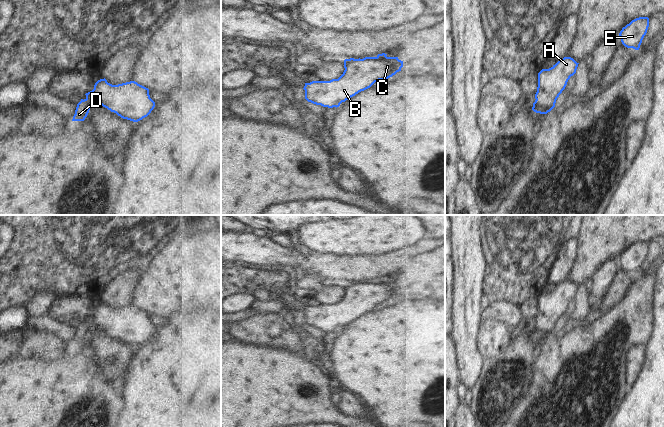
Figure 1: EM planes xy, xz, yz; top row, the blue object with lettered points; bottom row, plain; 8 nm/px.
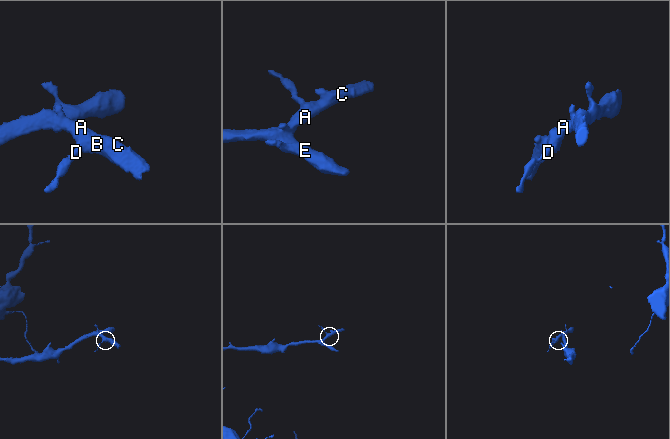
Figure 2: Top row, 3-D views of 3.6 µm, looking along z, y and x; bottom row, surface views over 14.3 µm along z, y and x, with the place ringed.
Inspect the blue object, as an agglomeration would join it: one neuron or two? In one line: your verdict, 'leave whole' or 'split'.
leave whole

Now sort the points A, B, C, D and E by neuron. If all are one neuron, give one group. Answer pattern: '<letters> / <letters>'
A B C D E

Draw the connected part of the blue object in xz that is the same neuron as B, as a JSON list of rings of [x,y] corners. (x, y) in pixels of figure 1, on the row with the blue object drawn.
[[[378,54],[376,57],[365,57],[363,59],[345,59],[344,72],[338,79],[330,81],[312,81],[305,83],[305,99],[316,105],[333,108],[339,107],[342,102],[350,99],[361,91],[370,88],[375,82],[379,80],[386,80],[397,72],[401,71],[403,61],[398,57],[387,57],[387,54]]]

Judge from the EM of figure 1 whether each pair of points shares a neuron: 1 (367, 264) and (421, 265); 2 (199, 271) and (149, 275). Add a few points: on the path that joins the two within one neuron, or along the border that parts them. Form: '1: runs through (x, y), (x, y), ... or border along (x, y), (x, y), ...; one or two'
1: border along (417, 254), (409, 265), (403, 265), (402, 273); two
2: runs through (187, 271), (180, 271), (173, 275), (161, 275); one

